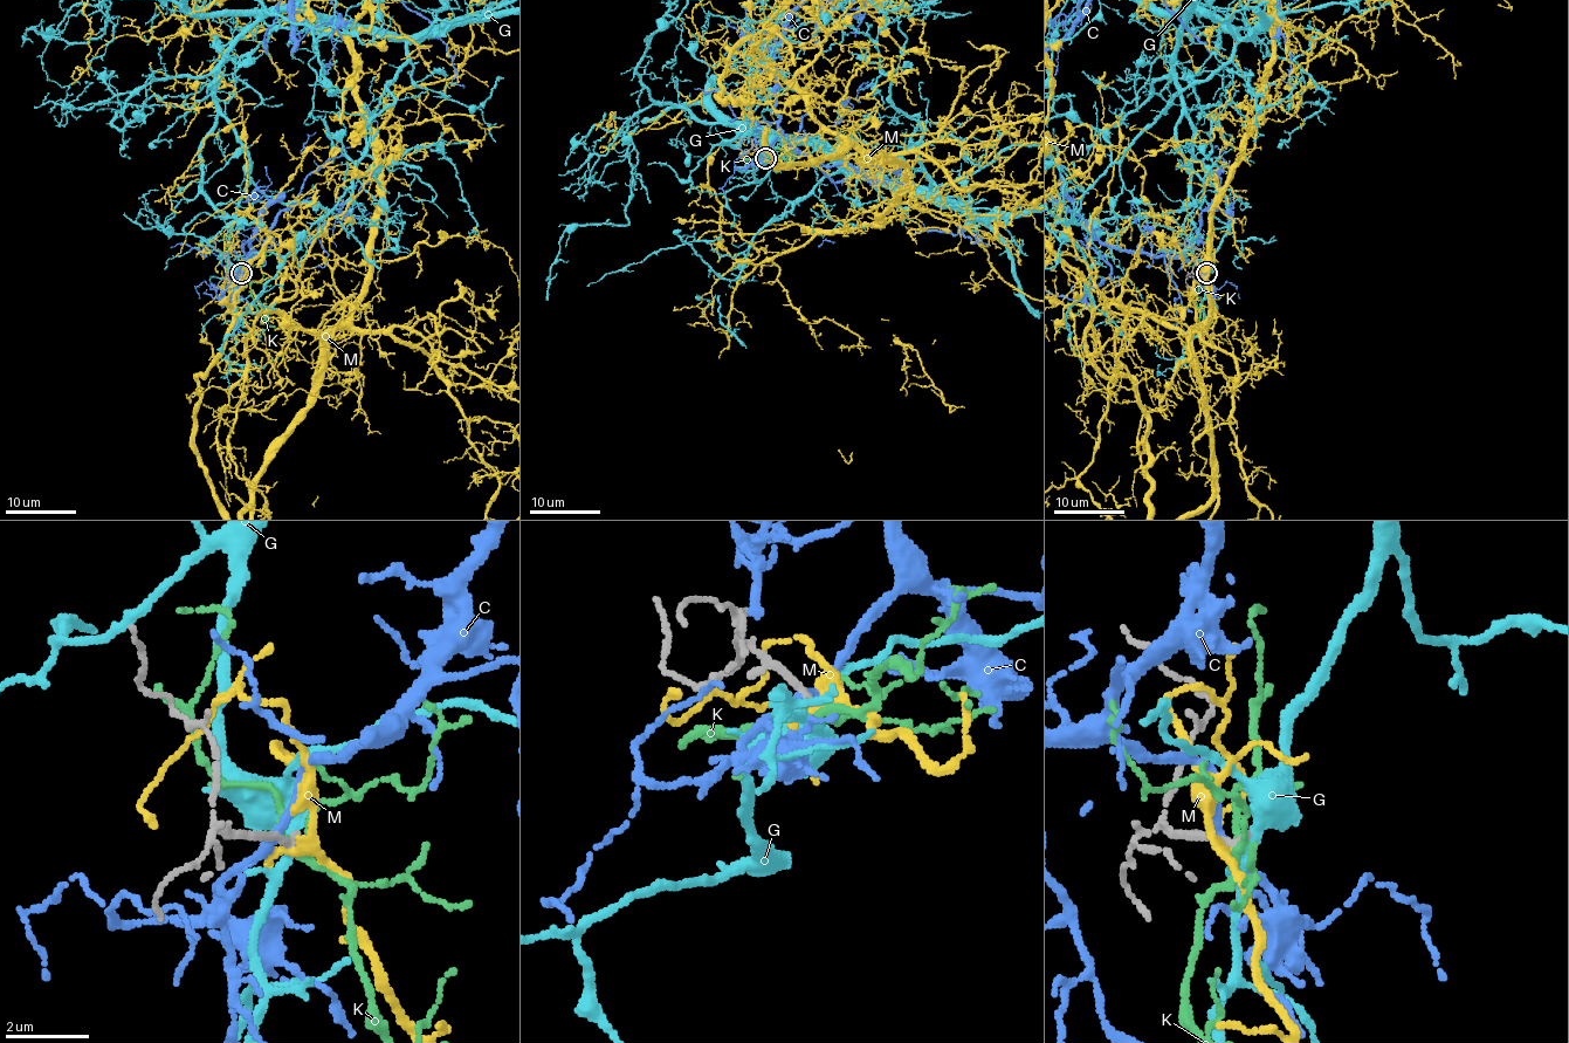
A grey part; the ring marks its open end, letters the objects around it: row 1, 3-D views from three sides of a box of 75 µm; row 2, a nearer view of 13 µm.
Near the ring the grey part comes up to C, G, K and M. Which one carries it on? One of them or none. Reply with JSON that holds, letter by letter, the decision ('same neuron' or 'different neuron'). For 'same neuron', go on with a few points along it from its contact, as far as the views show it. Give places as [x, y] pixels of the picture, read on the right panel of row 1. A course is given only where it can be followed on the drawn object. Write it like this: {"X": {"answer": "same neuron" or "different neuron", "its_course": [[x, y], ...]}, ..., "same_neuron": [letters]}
{"C": {"answer": "different neuron"}, "G": {"answer": "different neuron"}, "K": {"answer": "different neuron"}, "M": {"answer": "different neuron"}, "same_neuron": []}

